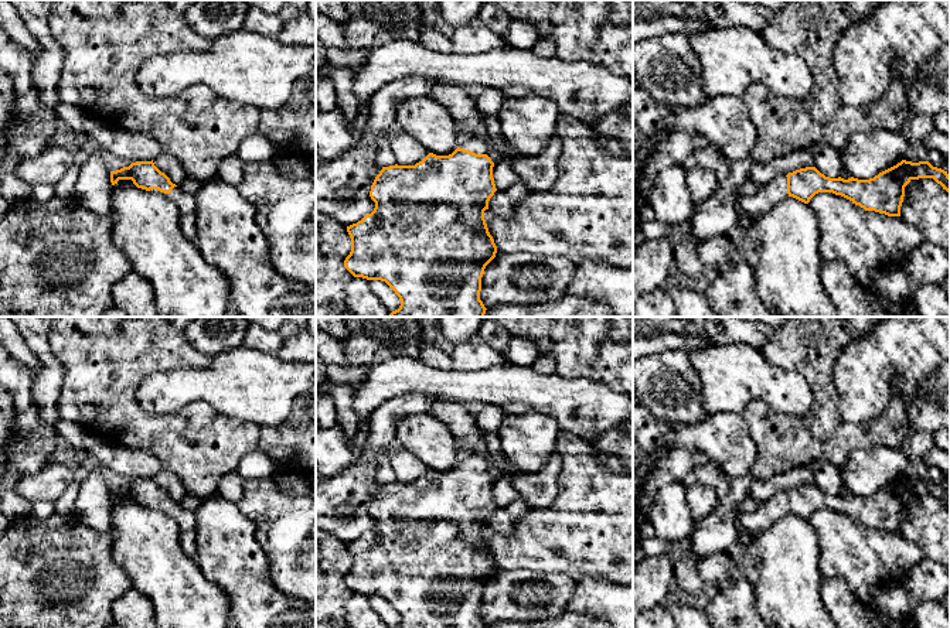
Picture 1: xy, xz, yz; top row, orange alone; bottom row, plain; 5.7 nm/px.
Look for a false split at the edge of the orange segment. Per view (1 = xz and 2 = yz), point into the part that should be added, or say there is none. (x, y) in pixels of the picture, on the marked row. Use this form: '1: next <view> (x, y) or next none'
1: next xz (477, 146)
2: next yz (773, 193)

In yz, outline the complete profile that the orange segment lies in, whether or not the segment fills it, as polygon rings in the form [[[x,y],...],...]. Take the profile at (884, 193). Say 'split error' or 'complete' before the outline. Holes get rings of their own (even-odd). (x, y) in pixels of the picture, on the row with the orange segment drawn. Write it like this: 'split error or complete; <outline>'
split error; [[[902,160],[896,165],[879,173],[869,180],[830,178],[815,167],[806,167],[780,175],[762,187],[755,195],[738,199],[742,216],[756,219],[787,197],[804,204],[818,192],[832,192],[849,199],[865,211],[875,211],[888,216],[900,216],[905,187],[912,180],[933,178],[950,192],[950,175],[947,171],[933,167],[929,161],[912,163]]]

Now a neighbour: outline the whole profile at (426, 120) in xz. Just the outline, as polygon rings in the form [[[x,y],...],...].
[[[412,96],[396,105],[395,123],[401,132],[436,156],[452,154],[462,141],[445,105],[430,96]]]

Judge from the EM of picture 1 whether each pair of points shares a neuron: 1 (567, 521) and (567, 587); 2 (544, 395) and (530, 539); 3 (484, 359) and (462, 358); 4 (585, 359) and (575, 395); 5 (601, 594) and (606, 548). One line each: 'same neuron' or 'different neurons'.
1: different neurons
2: different neurons
3: same neuron
4: different neurons
5: different neurons

